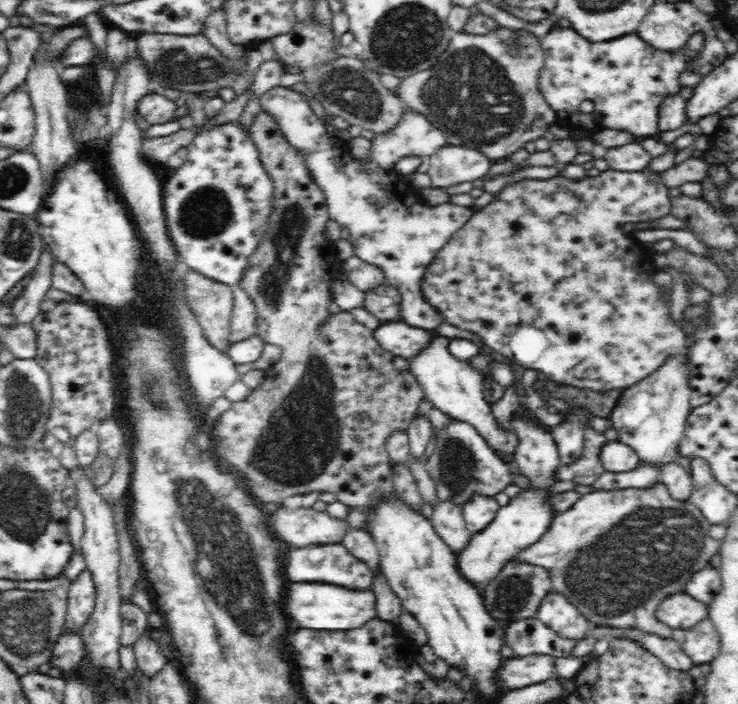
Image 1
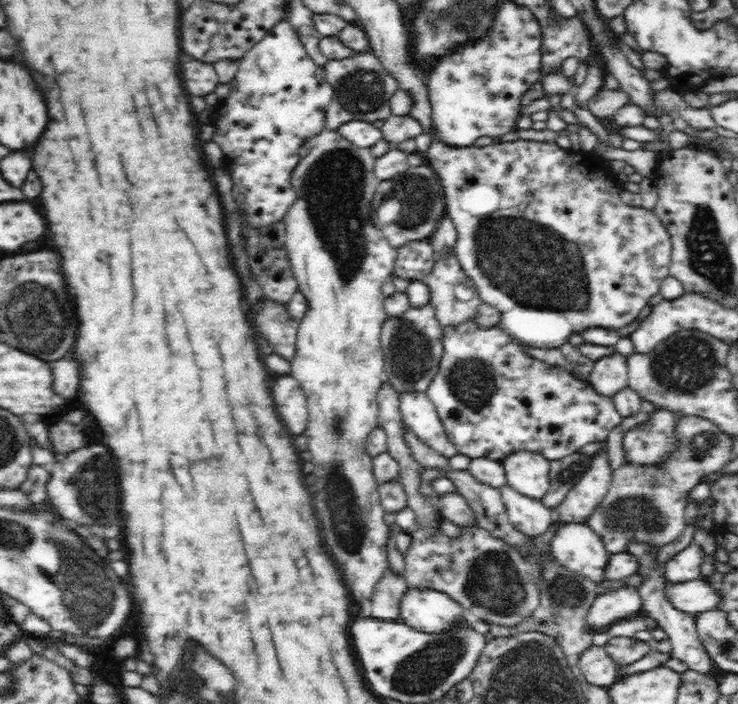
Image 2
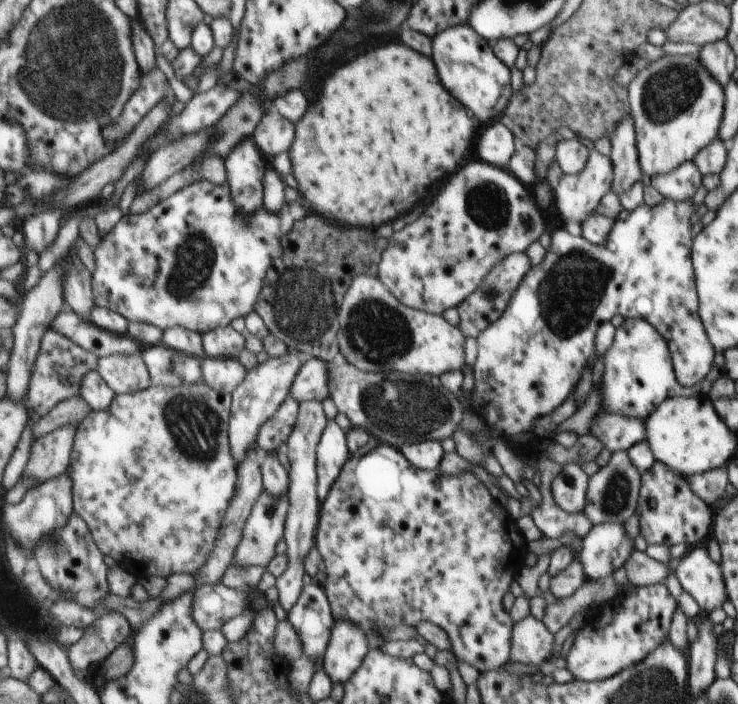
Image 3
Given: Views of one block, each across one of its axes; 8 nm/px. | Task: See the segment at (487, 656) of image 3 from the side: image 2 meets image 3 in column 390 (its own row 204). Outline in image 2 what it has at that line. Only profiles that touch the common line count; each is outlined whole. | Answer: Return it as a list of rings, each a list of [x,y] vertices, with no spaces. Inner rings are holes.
[[[434,140],[426,151],[426,160],[439,176],[445,194],[446,215],[452,219],[457,239],[453,253],[459,260],[464,274],[472,280],[481,302],[486,303],[501,314],[503,331],[516,343],[539,349],[559,349],[568,343],[573,334],[582,334],[587,328],[606,328],[619,332],[633,322],[638,322],[642,310],[659,293],[660,285],[669,276],[672,243],[667,227],[655,215],[652,208],[632,207],[620,199],[616,176],[609,169],[610,164],[594,152],[579,149],[562,149],[553,142],[517,140],[507,143],[495,142],[486,147],[464,147],[464,150],[444,148],[443,141]]]

